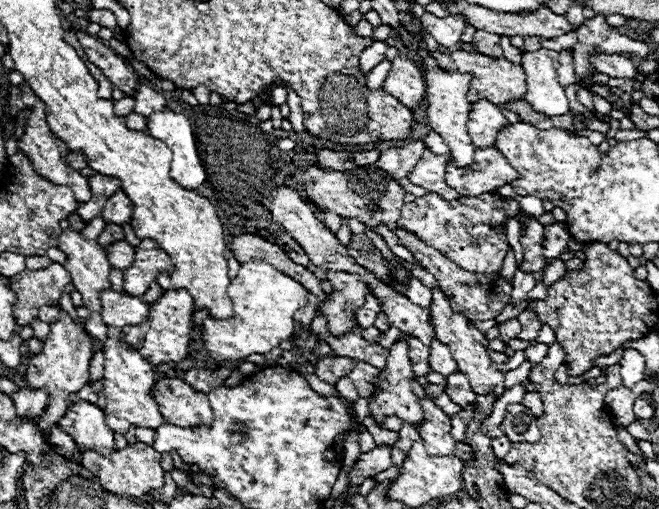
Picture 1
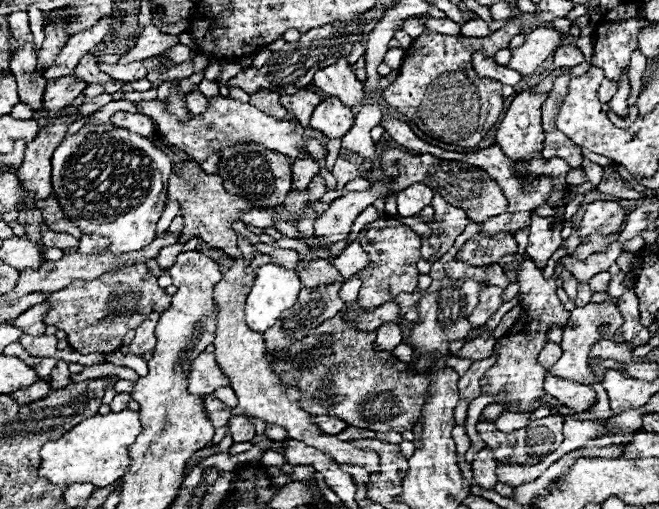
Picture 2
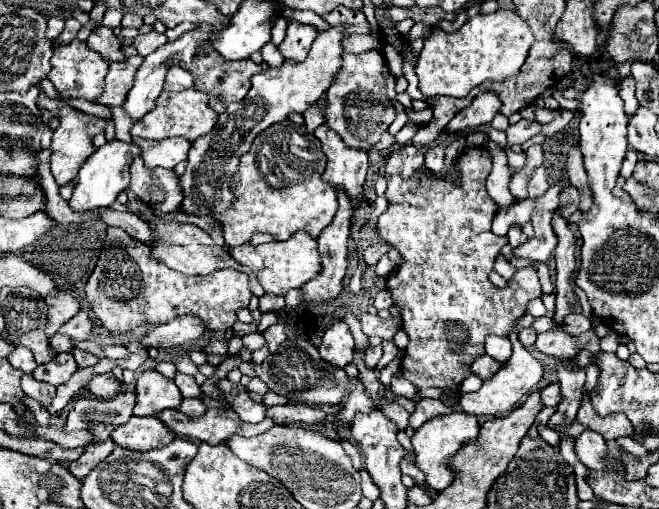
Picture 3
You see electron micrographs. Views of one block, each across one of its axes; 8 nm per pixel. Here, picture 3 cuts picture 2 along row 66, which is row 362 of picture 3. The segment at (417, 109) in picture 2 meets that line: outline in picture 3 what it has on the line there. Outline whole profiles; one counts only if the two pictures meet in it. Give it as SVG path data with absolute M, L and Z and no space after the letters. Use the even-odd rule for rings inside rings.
M410 144L398 148L398 152L388 156L384 178L388 180L386 196L390 200L390 206L378 218L378 236L392 244L404 258L404 264L388 276L388 292L402 306L402 328L410 336L400 362L400 370L404 378L414 384L416 390L440 388L442 392L450 392L450 396L442 396L440 400L448 406L456 406L462 380L470 374L472 362L484 354L484 338L488 334L508 336L516 320L526 314L528 302L540 298L542 290L534 268L518 270L518 274L508 282L506 288L496 288L488 280L492 264L506 244L506 236L496 236L490 230L496 214L496 204L490 200L484 188L486 176L492 168L490 152L486 148L466 148L458 156L448 176L460 174L460 188L456 188L448 176L442 180L432 180L430 176L420 172L422 166L424 154Z

